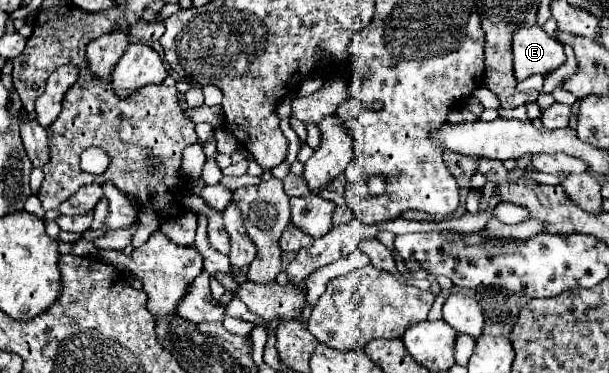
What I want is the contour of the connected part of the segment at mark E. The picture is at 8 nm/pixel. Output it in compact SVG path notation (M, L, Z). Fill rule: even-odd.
M539 25L523 27L513 35L515 79L523 81L529 75L547 75L567 61L563 45L551 39Z

